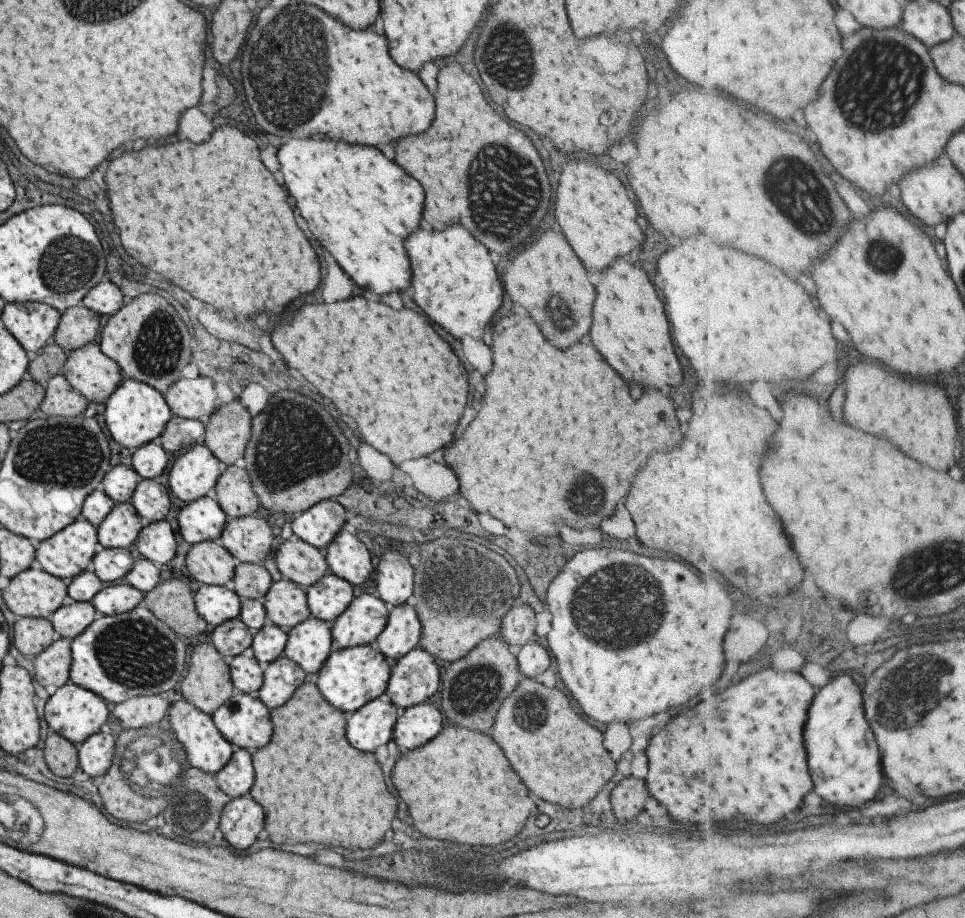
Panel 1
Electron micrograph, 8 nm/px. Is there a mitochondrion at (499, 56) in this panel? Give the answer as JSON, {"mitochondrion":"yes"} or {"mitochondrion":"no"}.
{"mitochondrion":"yes"}

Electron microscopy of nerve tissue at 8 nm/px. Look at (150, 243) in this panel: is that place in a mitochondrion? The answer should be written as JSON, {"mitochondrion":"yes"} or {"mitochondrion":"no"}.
{"mitochondrion":"no"}

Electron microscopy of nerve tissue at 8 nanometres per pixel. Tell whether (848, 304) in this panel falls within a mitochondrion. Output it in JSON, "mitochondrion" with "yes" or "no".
{"mitochondrion":"no"}

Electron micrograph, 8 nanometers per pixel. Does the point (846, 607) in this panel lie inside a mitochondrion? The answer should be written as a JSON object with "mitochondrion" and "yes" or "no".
{"mitochondrion":"no"}

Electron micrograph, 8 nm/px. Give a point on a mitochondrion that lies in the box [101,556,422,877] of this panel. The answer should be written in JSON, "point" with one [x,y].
{"point":[151,765]}

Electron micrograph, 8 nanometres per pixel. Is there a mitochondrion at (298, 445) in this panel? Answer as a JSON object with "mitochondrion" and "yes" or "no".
{"mitochondrion":"yes"}

